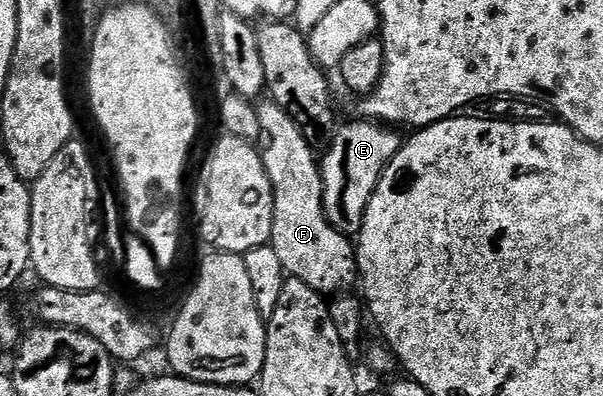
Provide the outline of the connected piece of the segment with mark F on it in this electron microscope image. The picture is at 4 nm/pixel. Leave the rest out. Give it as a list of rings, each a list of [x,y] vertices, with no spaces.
[[[259,102],[257,109],[262,139],[266,143],[266,147],[261,148],[262,160],[268,173],[268,181],[272,181],[274,194],[269,246],[276,249],[280,265],[284,265],[289,278],[304,281],[304,285],[321,291],[326,297],[345,292],[353,283],[355,286],[358,275],[356,247],[347,236],[341,235],[330,224],[324,213],[319,156],[304,137],[300,125],[292,121],[290,114],[279,103],[265,102]]]

